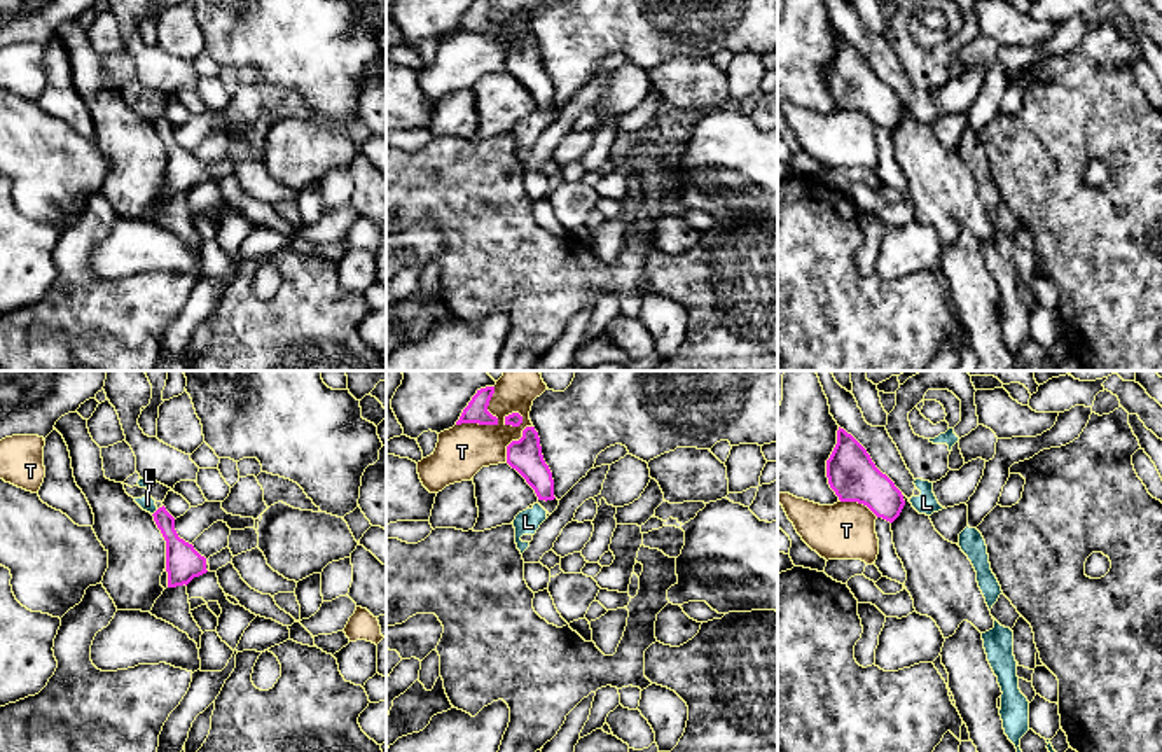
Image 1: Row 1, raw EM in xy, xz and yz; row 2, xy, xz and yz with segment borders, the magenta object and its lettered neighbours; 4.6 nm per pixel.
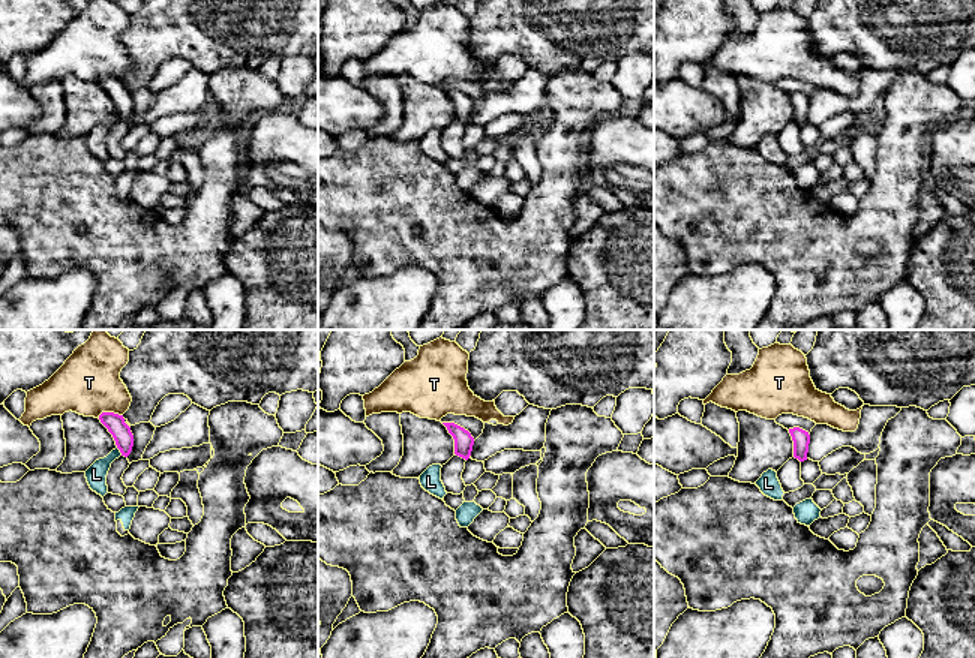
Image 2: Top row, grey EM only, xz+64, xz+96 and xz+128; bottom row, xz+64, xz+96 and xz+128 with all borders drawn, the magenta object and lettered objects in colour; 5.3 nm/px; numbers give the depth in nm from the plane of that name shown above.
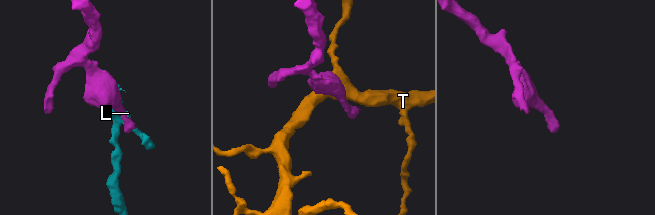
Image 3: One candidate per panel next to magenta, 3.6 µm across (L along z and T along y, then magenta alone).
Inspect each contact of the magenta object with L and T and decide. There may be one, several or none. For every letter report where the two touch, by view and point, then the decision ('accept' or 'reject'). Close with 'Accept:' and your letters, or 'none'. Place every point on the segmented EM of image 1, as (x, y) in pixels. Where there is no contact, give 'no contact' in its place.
L: xy (154, 513) | reject
T: xz (493, 424) | reject
Accept: none

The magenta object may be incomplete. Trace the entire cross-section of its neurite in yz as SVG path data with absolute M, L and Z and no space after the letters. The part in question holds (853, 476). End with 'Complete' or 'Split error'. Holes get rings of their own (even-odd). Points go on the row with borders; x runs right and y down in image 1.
M840 427L837 444L827 460L827 477L840 502L863 504L889 523L900 516L905 505L895 483L875 467L867 449Z. Complete

